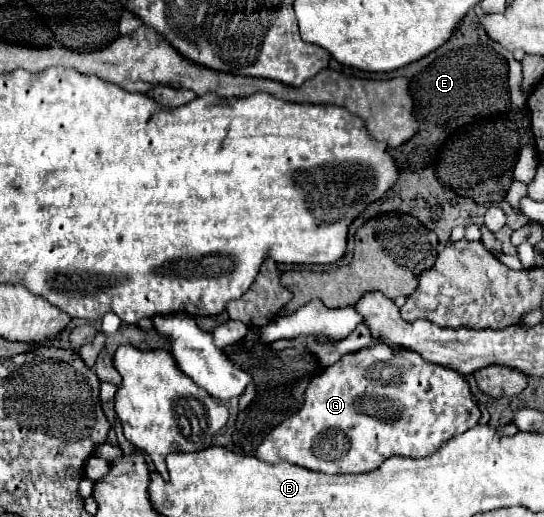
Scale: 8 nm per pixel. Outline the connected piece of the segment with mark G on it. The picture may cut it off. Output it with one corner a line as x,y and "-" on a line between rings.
373,342
353,354
345,354
339,362
317,374
305,390
301,408
265,436
255,456
265,464
289,462
323,474
359,474
379,468
389,456
433,456
453,436
475,428
479,418
481,410
463,374
453,368
427,364
417,352
393,350
383,342

